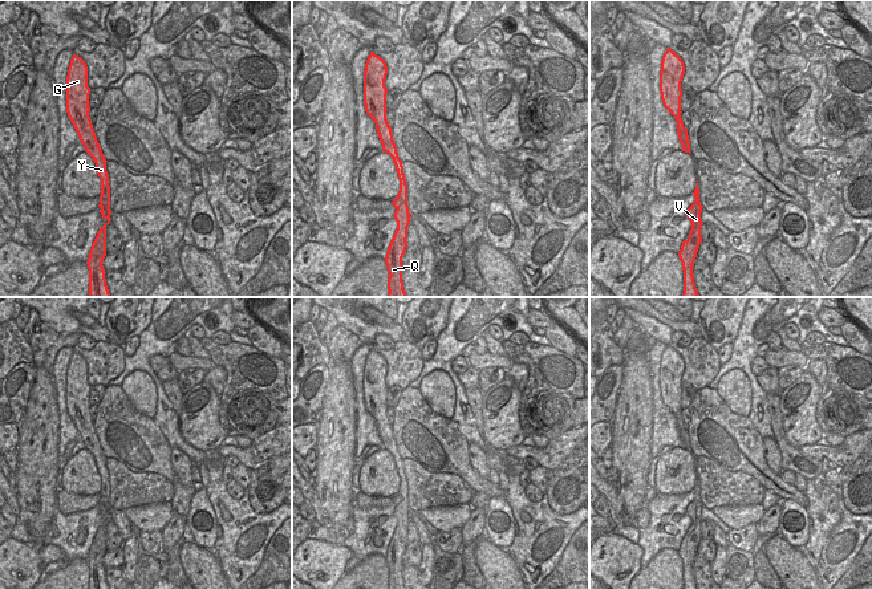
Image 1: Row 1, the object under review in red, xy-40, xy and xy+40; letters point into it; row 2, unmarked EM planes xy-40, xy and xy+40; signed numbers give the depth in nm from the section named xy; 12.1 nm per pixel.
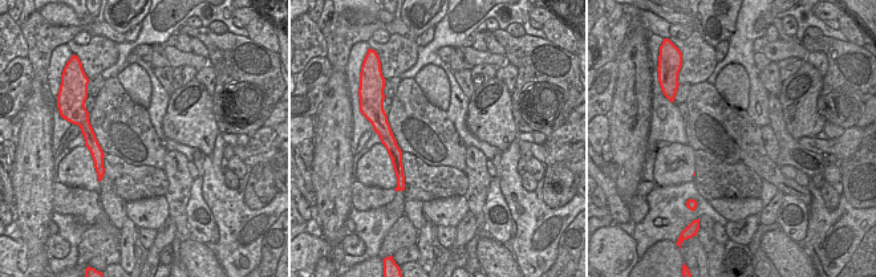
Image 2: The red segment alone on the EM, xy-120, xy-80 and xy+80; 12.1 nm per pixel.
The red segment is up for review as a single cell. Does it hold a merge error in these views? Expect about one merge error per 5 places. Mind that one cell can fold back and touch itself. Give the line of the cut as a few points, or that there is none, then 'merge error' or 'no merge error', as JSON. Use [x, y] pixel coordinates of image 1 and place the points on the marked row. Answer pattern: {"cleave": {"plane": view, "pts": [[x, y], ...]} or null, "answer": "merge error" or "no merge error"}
{"cleave": null, "answer": "no merge error"}

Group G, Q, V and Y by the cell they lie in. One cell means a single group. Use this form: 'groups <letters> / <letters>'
groups G Q V Y

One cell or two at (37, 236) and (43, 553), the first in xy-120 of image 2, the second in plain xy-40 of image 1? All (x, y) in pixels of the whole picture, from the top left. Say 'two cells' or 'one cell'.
two cells

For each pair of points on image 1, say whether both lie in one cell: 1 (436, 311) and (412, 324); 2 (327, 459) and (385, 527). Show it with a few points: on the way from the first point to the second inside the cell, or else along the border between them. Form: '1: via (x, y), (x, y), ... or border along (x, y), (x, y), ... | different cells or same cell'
1: via (430, 312), (417, 324) | same cell
2: border along (353, 500), (351, 515) | different cells

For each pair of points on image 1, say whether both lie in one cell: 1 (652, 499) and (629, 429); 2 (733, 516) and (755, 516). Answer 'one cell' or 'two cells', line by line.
1: two cells
2: one cell

